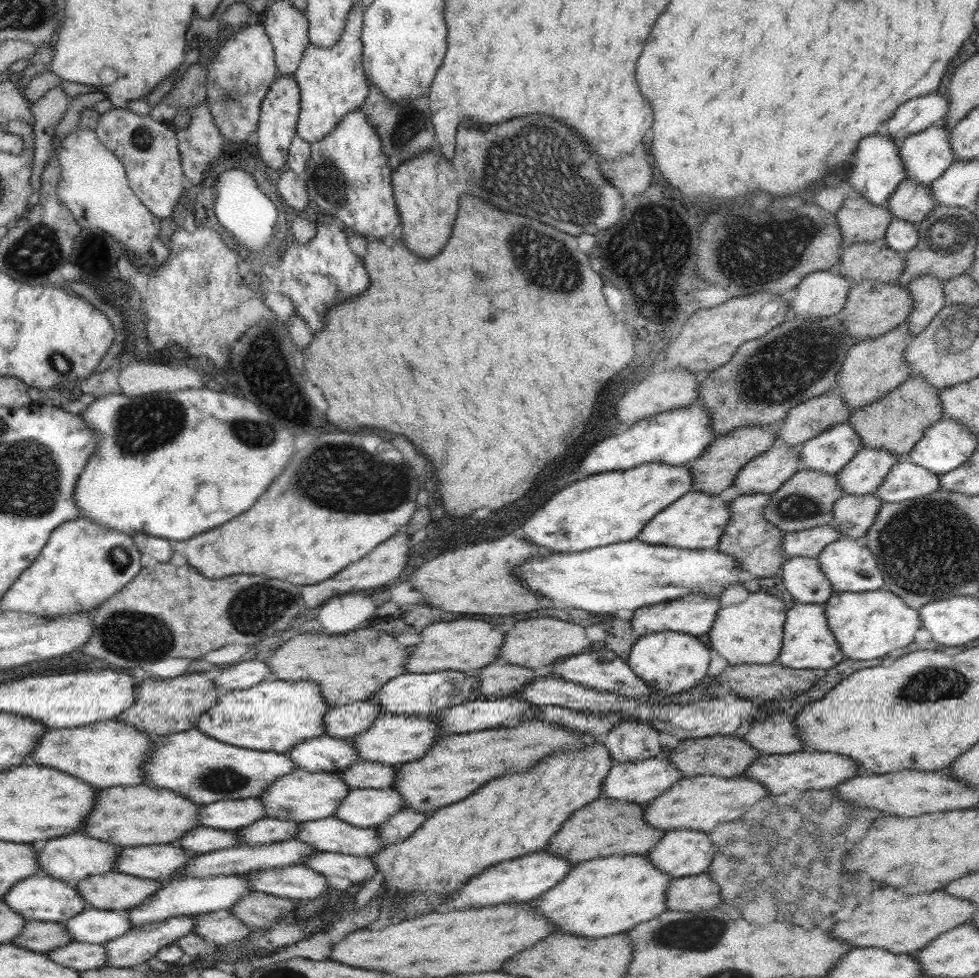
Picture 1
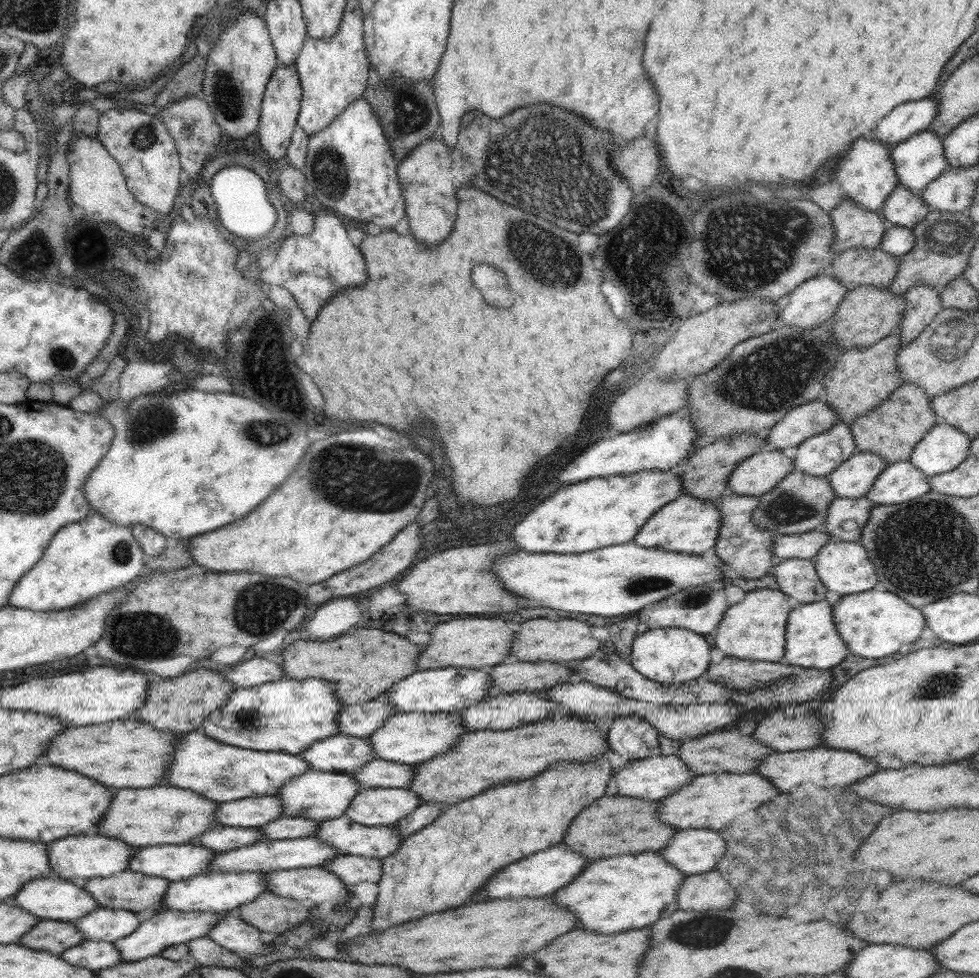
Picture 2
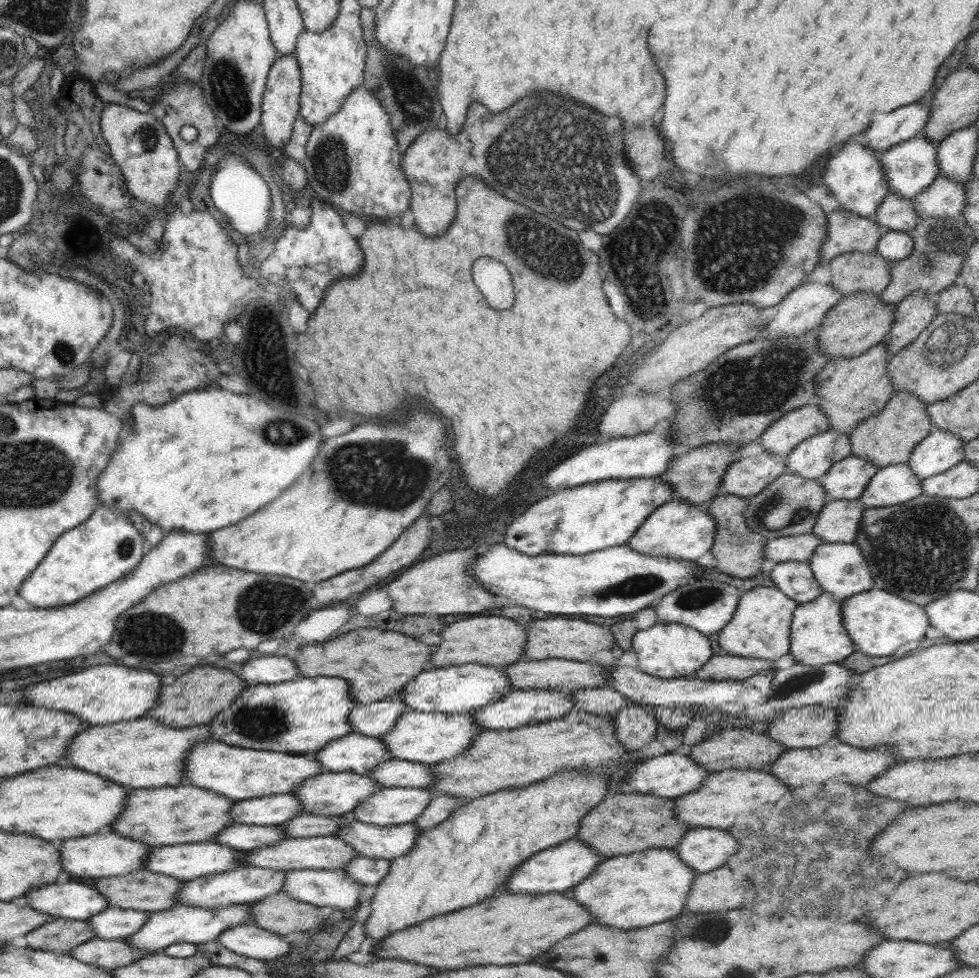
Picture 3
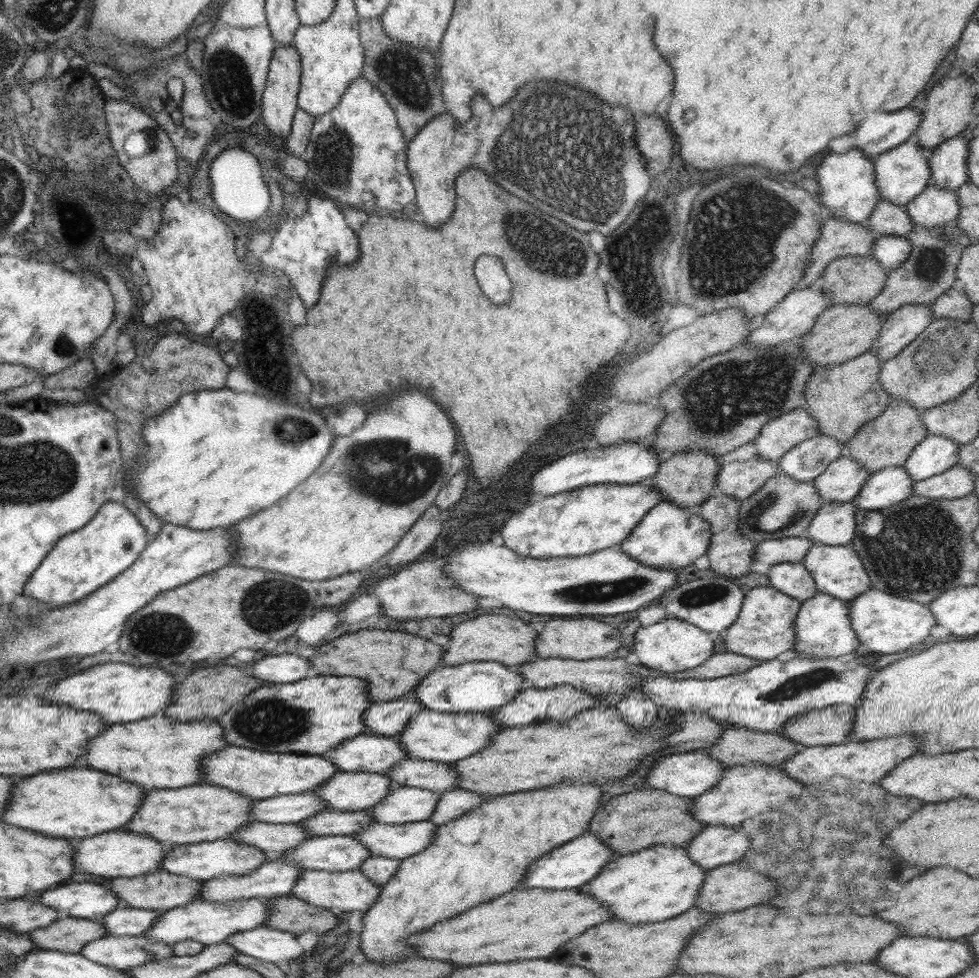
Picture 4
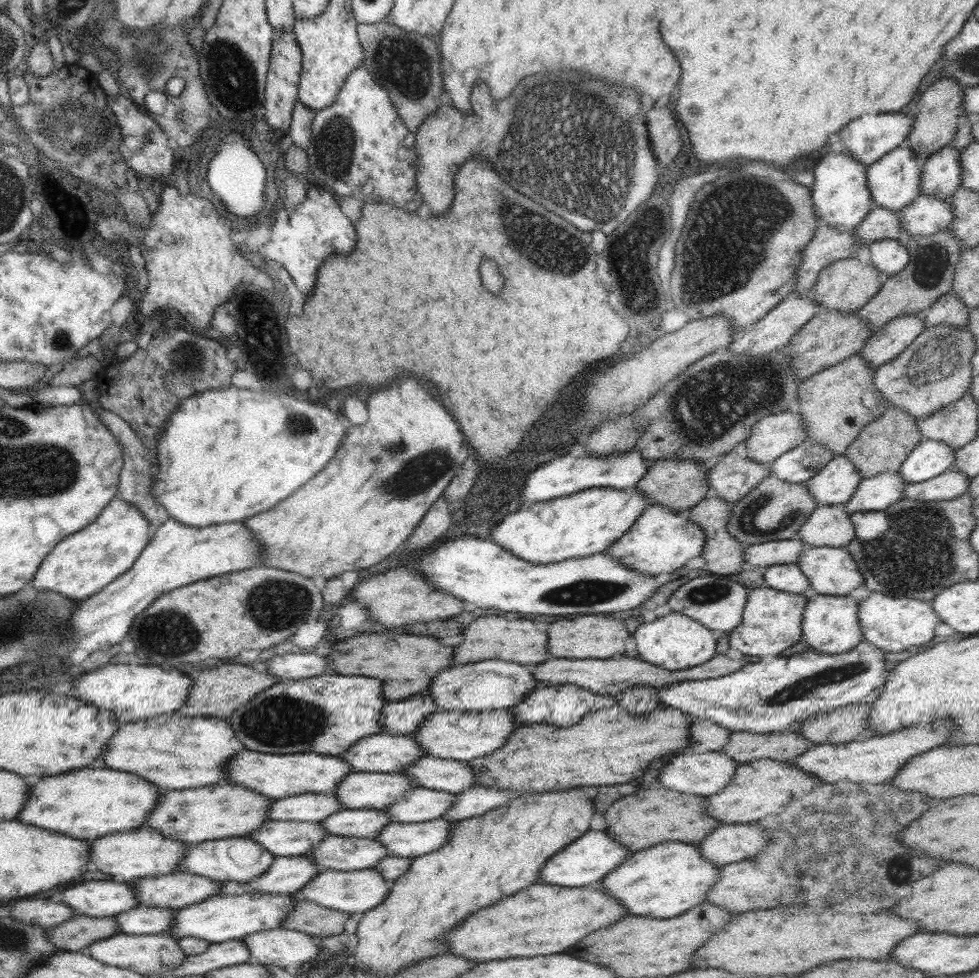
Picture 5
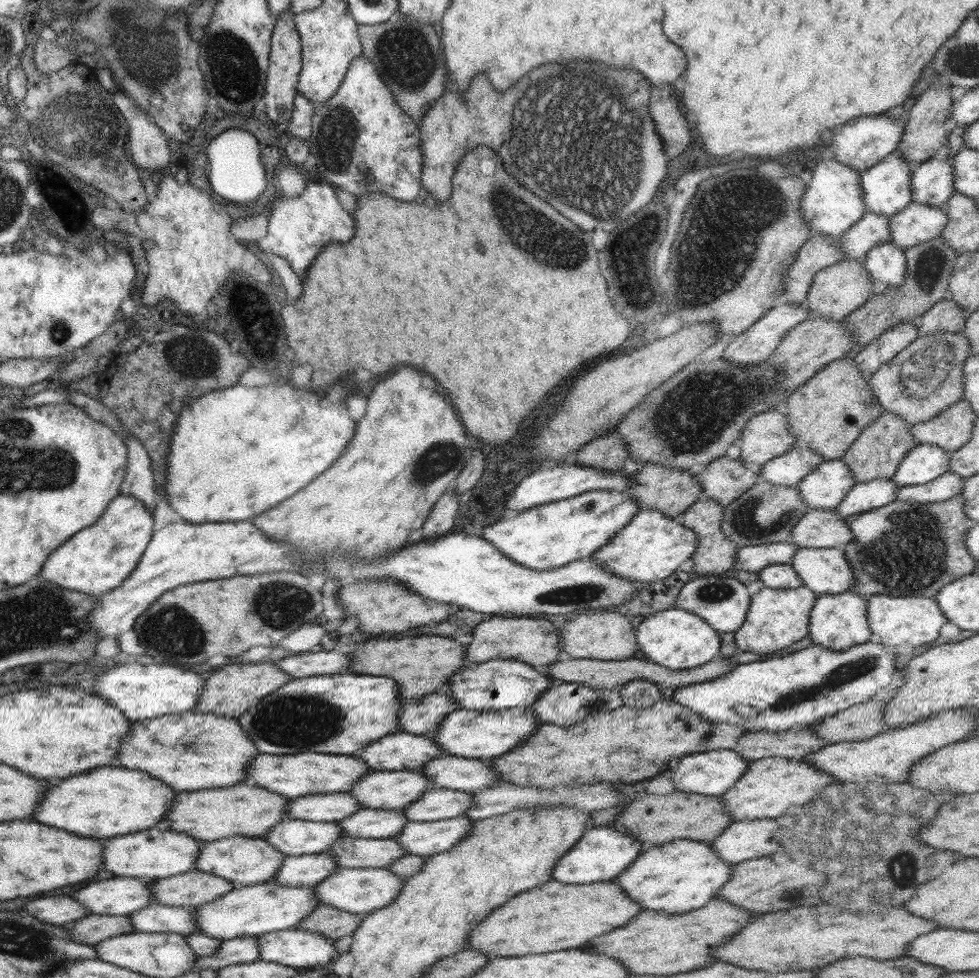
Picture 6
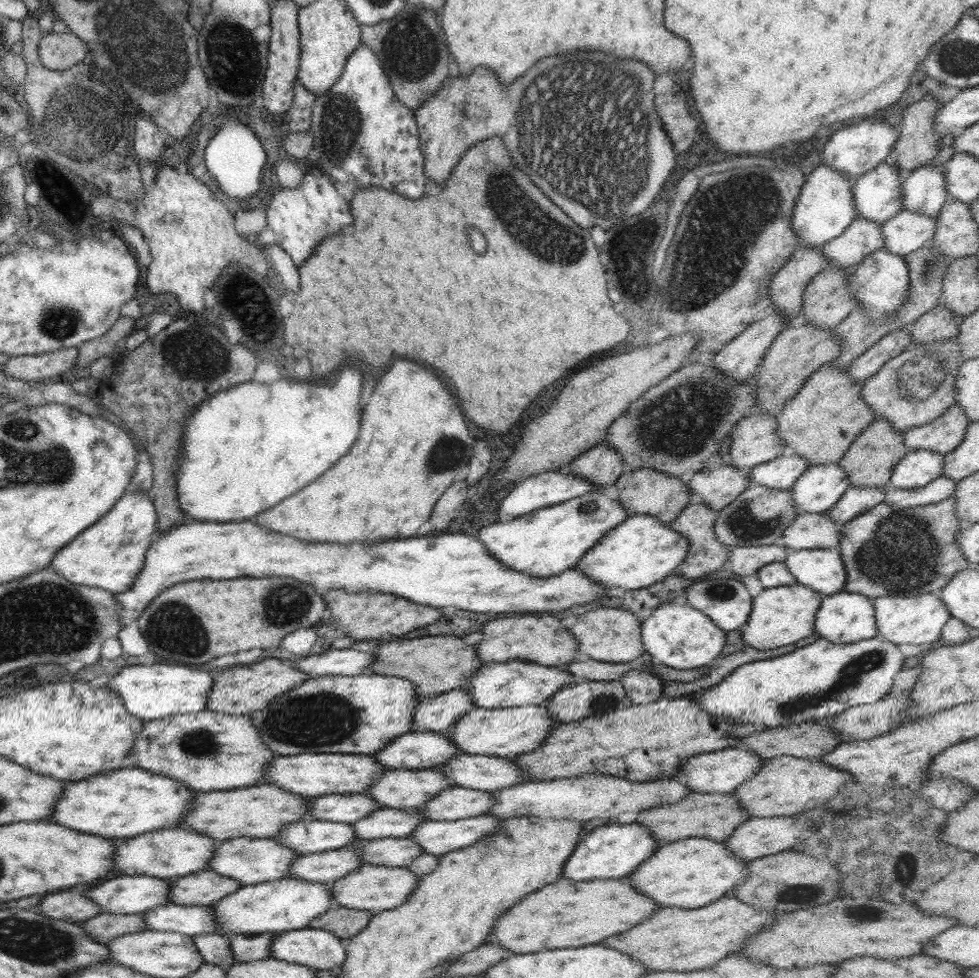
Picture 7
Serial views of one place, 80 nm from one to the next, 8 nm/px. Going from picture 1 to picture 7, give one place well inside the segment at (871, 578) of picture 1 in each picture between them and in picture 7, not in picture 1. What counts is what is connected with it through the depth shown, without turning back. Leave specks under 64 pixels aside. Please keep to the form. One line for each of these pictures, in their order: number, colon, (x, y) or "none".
2: (844, 567)
3: (840, 569)
4: (837, 570)
5: (831, 571)
6: (825, 571)
7: (823, 570)

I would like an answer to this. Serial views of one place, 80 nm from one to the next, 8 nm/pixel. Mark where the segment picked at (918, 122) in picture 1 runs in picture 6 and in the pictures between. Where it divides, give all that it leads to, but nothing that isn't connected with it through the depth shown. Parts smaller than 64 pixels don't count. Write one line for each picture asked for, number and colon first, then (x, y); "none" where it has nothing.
2: (908, 119)
3: (888, 129)
4: (880, 131)
5: (872, 136)
6: (860, 145)

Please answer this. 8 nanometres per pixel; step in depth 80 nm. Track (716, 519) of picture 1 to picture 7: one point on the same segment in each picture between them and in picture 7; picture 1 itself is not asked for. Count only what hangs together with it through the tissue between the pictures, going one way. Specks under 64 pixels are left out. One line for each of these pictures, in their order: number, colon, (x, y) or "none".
2: (689, 525)
3: (677, 529)
4: (669, 536)
5: (661, 541)
6: (651, 546)
7: (640, 551)

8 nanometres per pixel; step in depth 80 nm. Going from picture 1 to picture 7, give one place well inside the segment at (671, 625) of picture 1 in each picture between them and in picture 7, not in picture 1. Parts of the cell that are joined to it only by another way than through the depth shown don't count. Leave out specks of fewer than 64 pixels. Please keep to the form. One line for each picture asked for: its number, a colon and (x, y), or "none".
2: (700, 609)
3: (706, 605)
4: (712, 603)
5: (717, 602)
6: (722, 602)
7: (727, 602)

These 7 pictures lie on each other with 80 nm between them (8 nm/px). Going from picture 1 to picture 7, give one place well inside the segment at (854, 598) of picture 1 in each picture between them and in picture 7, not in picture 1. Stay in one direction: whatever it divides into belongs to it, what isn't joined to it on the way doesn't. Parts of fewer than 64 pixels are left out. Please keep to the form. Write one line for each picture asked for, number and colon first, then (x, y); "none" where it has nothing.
2: (873, 624)
3: (878, 623)
4: (885, 624)
5: (894, 624)
6: (915, 621)
7: (918, 620)

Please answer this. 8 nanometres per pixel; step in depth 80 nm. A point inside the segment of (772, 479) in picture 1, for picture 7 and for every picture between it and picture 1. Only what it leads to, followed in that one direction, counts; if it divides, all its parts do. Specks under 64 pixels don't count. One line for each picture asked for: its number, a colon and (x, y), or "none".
2: (758, 474)
3: (745, 478)
4: (738, 479)
5: (734, 477)
6: (724, 480)
7: (719, 487)

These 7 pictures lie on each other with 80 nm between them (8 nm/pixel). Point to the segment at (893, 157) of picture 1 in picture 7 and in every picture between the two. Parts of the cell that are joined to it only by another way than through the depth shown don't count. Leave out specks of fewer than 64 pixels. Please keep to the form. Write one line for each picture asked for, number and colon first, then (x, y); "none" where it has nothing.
2: (867, 174)
3: (855, 177)
4: (847, 187)
5: (840, 195)
6: (833, 201)
7: (825, 207)

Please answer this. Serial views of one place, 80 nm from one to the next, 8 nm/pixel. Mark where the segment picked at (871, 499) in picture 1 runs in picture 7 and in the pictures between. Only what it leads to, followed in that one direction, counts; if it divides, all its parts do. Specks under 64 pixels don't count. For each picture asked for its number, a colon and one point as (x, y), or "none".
2: (846, 517)
3: (838, 522)
4: (835, 523)
5: (829, 526)
6: (817, 528)
7: (807, 531)

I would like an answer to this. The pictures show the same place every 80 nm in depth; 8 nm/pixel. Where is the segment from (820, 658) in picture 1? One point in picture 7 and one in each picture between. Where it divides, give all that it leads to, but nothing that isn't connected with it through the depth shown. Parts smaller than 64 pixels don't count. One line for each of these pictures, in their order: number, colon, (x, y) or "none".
2: (812, 641)
3: (818, 636)
4: (823, 630)
5: (831, 625)
6: (838, 622)
7: (844, 617)

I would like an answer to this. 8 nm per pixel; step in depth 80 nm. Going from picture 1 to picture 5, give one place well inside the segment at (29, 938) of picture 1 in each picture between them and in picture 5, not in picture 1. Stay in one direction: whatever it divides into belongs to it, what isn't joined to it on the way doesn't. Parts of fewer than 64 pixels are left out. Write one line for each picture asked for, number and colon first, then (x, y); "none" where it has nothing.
2: (54, 936)
3: (58, 935)
4: (68, 934)
5: (76, 934)

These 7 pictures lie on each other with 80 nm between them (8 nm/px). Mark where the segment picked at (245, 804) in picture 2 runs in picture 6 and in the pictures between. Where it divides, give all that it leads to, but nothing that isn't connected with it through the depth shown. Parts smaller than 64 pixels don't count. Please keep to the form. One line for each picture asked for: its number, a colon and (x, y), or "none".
3: (275, 809)
4: (293, 808)
5: (307, 808)
6: (330, 807)

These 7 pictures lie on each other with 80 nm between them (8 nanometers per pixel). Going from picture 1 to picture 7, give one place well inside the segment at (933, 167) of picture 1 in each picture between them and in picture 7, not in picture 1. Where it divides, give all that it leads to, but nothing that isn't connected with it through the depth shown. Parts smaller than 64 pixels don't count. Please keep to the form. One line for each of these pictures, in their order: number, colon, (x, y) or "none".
2: (920, 159)
3: (911, 166)
4: (902, 173)
5: (894, 180)
6: (886, 187)
7: (877, 194)

